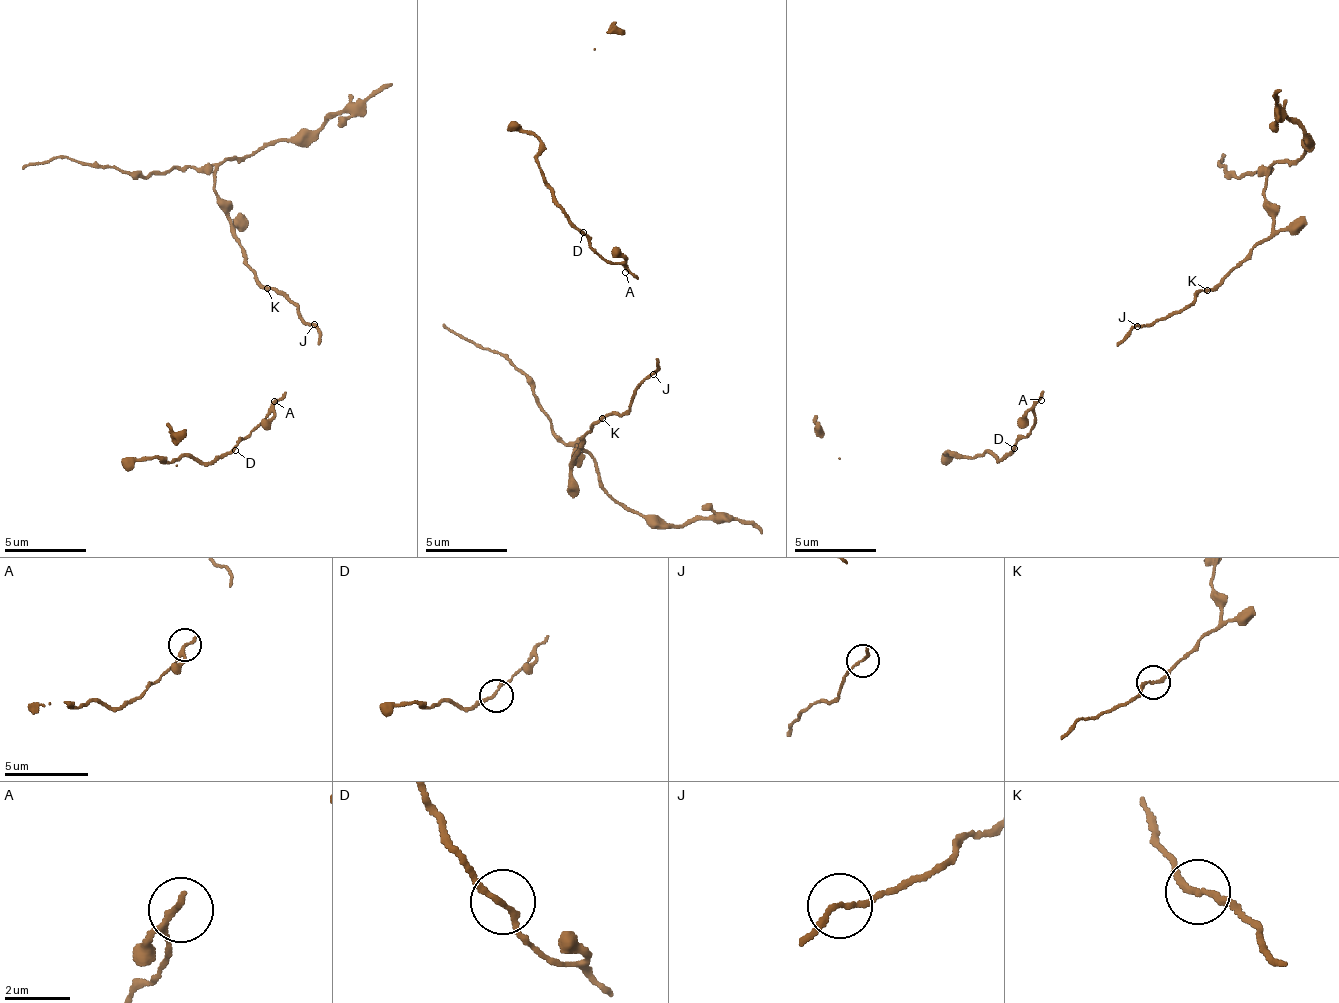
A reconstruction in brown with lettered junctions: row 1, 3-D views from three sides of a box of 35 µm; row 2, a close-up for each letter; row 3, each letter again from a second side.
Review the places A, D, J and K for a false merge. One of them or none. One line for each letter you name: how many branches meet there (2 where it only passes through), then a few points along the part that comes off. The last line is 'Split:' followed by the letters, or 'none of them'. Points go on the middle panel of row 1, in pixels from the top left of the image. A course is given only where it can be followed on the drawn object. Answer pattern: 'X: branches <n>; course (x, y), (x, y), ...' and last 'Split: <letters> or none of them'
Split: none of them

